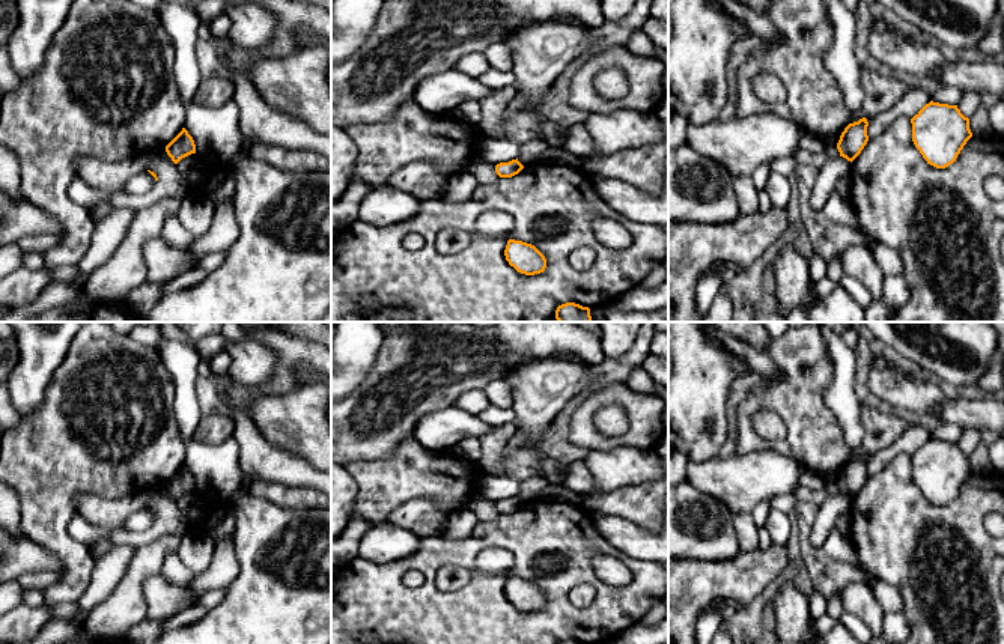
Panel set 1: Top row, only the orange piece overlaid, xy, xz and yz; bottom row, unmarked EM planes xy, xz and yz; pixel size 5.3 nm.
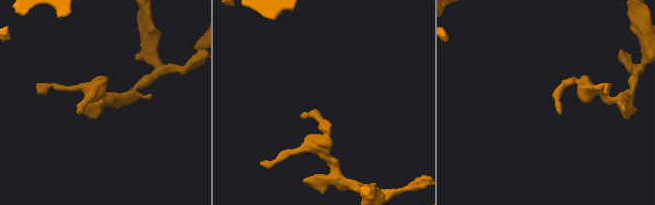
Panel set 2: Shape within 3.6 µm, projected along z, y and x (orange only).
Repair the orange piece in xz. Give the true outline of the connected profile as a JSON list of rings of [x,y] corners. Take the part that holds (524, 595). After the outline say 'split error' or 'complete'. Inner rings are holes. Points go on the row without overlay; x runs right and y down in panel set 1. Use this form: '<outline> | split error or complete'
[[[509,576],[504,587],[506,597],[525,612],[540,611],[546,605],[545,593],[531,581]]] | complete

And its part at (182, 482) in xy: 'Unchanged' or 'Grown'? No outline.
Unchanged

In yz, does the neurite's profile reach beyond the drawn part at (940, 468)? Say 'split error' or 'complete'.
complete

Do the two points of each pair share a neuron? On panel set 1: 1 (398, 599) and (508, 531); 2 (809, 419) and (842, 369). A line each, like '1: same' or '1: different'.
1: same
2: different

